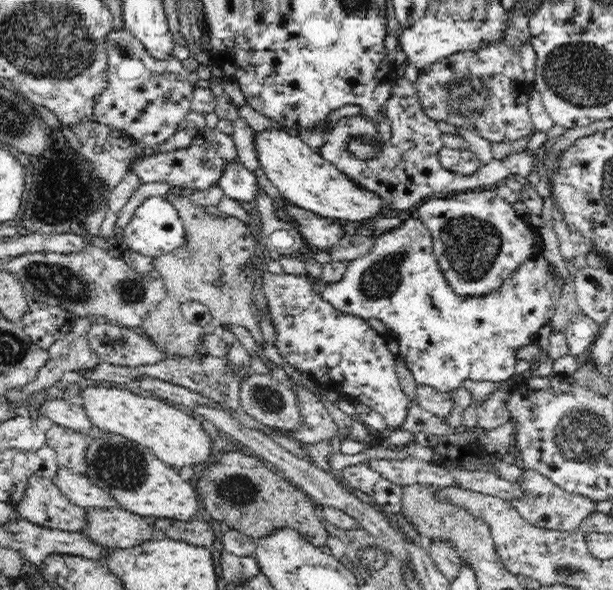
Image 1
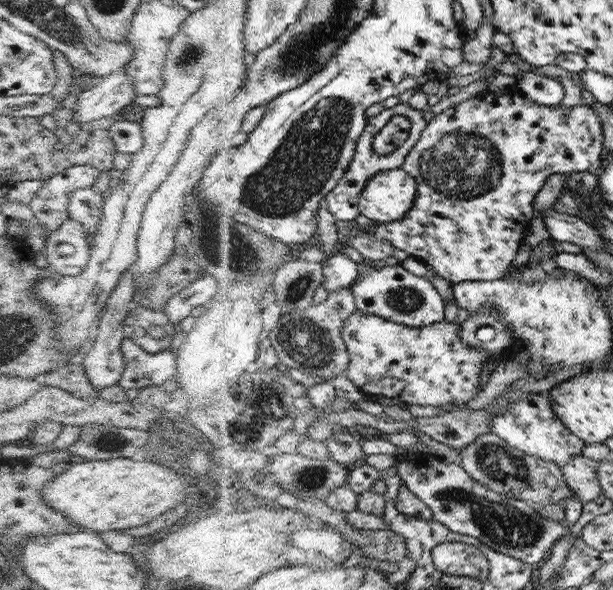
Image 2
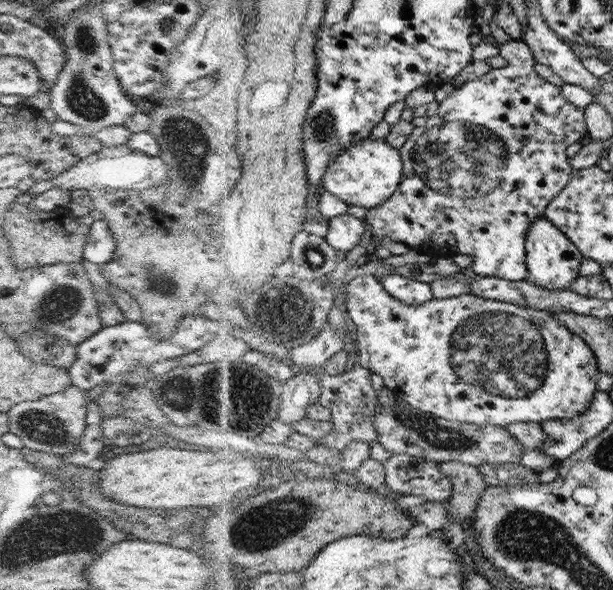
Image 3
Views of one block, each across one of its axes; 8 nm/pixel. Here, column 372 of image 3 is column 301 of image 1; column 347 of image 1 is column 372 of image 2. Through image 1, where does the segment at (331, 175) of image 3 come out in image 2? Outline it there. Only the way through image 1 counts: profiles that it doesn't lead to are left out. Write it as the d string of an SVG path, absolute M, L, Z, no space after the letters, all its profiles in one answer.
M388 169L370 180L361 197L362 215L378 224L402 221L413 211L419 185L406 170Z

